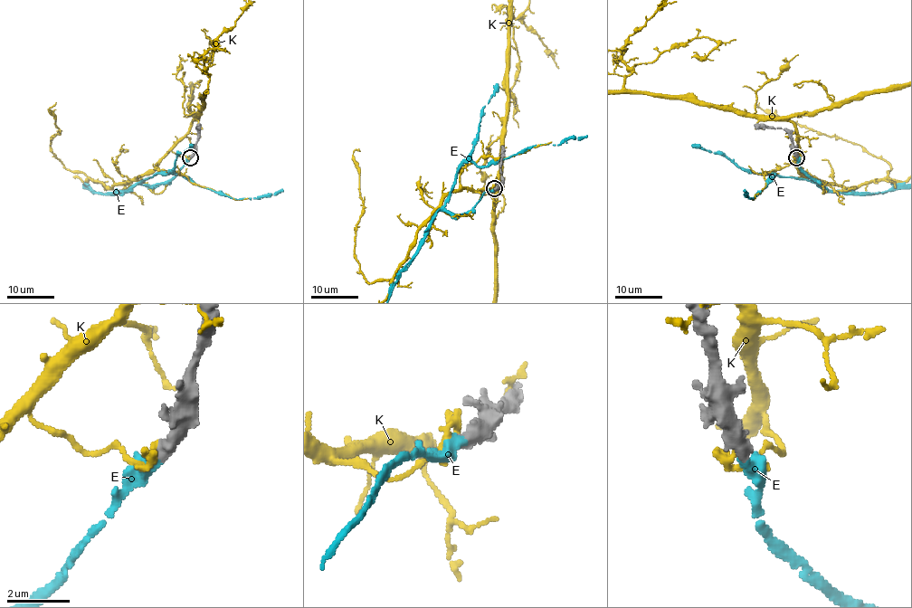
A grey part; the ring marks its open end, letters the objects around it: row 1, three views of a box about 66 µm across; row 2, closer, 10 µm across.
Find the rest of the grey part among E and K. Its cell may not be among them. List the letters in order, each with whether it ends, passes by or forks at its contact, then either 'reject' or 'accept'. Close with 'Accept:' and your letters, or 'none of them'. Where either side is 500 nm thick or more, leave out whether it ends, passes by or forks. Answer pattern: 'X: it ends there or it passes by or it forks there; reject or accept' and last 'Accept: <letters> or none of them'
E: it ends there; accept
K: reject
Accept: E

